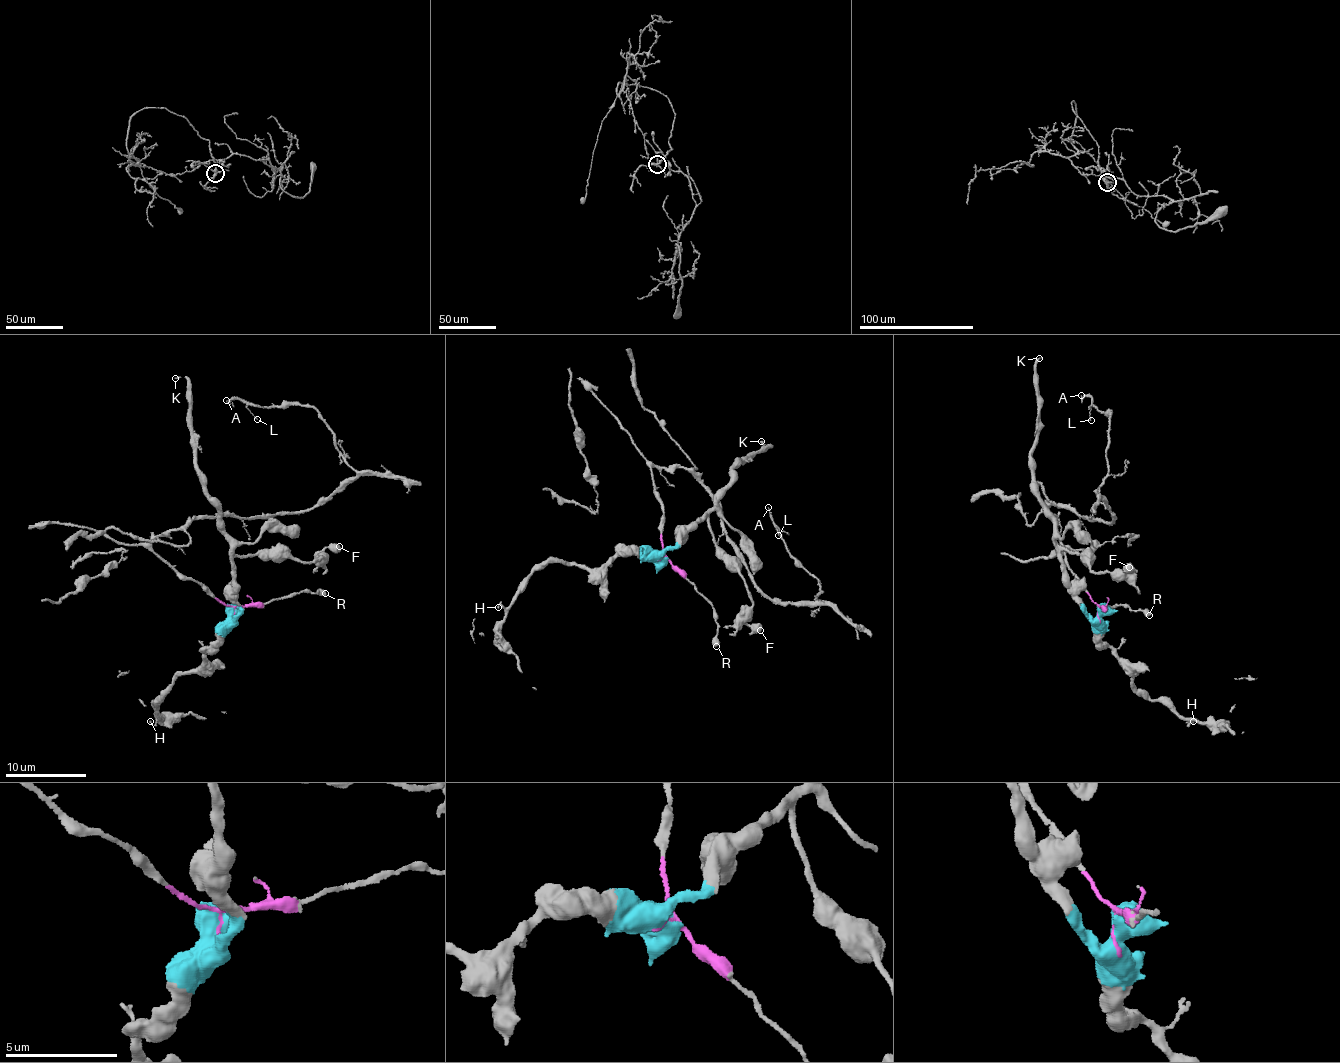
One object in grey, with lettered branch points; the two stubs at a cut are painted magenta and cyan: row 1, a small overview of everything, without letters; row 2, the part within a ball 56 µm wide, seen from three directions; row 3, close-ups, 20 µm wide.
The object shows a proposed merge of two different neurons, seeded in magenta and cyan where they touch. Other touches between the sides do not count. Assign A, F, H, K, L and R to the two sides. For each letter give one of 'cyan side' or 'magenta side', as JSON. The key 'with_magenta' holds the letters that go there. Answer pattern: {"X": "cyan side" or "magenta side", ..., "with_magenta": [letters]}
{"A": "magenta side", "F": "cyan side", "H": "cyan side", "K": "cyan side", "L": "magenta side", "R": "magenta side", "with_magenta": ["A", "L", "R"]}

